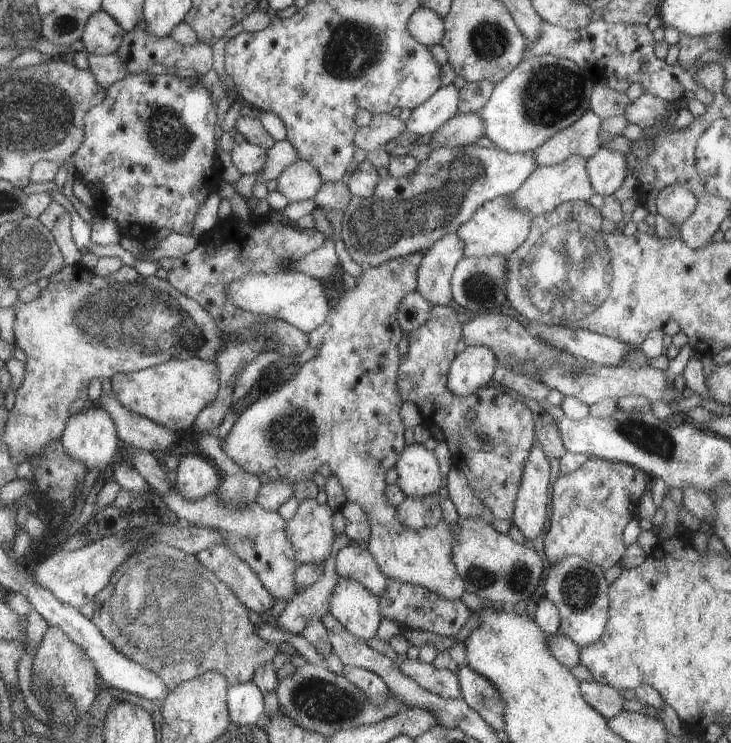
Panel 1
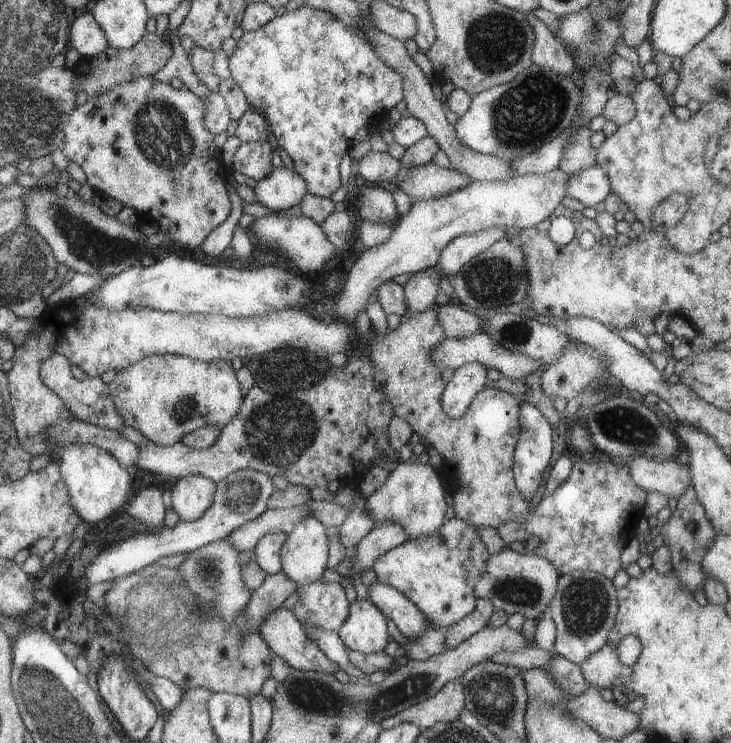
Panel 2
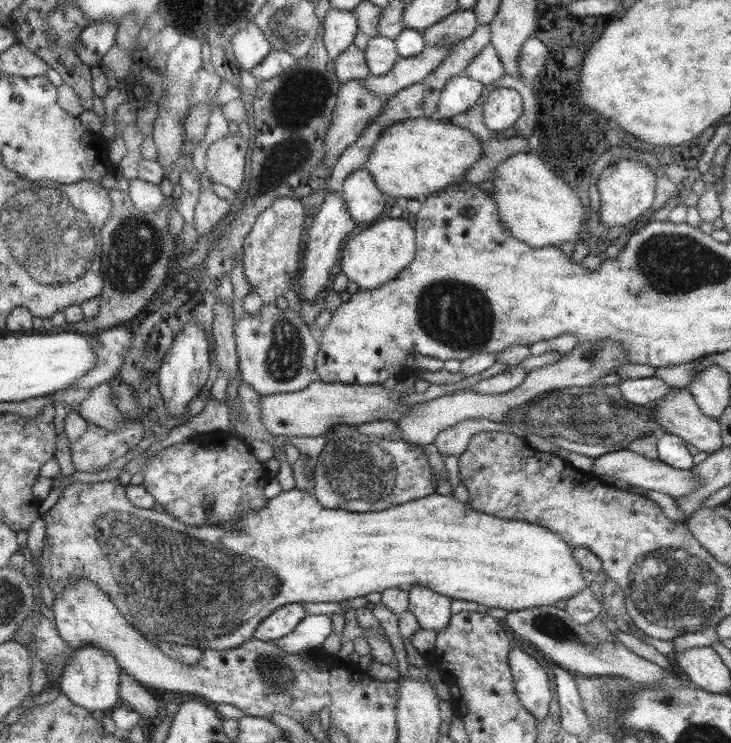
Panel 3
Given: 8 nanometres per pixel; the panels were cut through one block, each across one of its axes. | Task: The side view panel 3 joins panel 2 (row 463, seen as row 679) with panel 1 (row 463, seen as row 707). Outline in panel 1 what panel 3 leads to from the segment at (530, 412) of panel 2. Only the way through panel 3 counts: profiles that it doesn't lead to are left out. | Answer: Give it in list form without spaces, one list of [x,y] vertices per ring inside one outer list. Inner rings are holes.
[[[535,444],[529,450],[521,468],[521,480],[511,520],[521,531],[527,546],[531,546],[531,542],[543,530],[547,486],[549,486],[549,463],[539,444]]]

